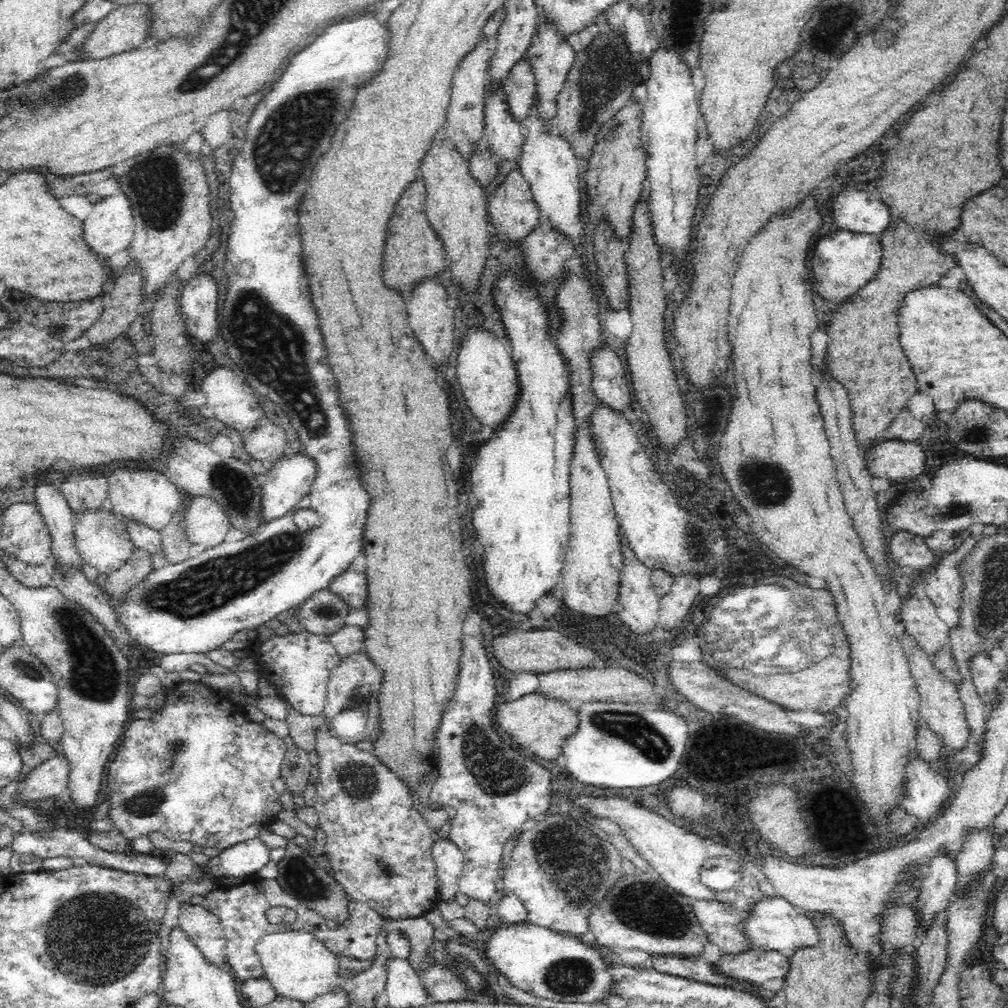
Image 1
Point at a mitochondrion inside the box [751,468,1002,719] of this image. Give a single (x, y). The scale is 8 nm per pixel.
(950, 512)

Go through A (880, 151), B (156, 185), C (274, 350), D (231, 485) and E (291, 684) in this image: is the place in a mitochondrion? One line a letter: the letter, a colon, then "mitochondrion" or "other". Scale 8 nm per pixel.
A: other
B: mitochondrion
C: mitochondrion
D: mitochondrion
E: other

